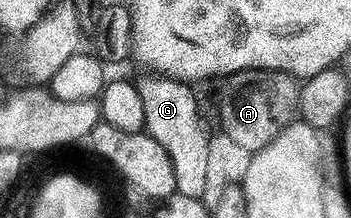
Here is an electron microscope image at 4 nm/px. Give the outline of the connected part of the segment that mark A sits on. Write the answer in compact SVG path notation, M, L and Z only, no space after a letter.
M258 68L248 72L235 72L222 81L223 89L219 92L219 124L221 132L237 142L238 146L243 146L245 150L252 154L260 152L281 130L285 130L288 124L296 119L299 110L299 86L300 81L296 77L284 72L274 72Z

